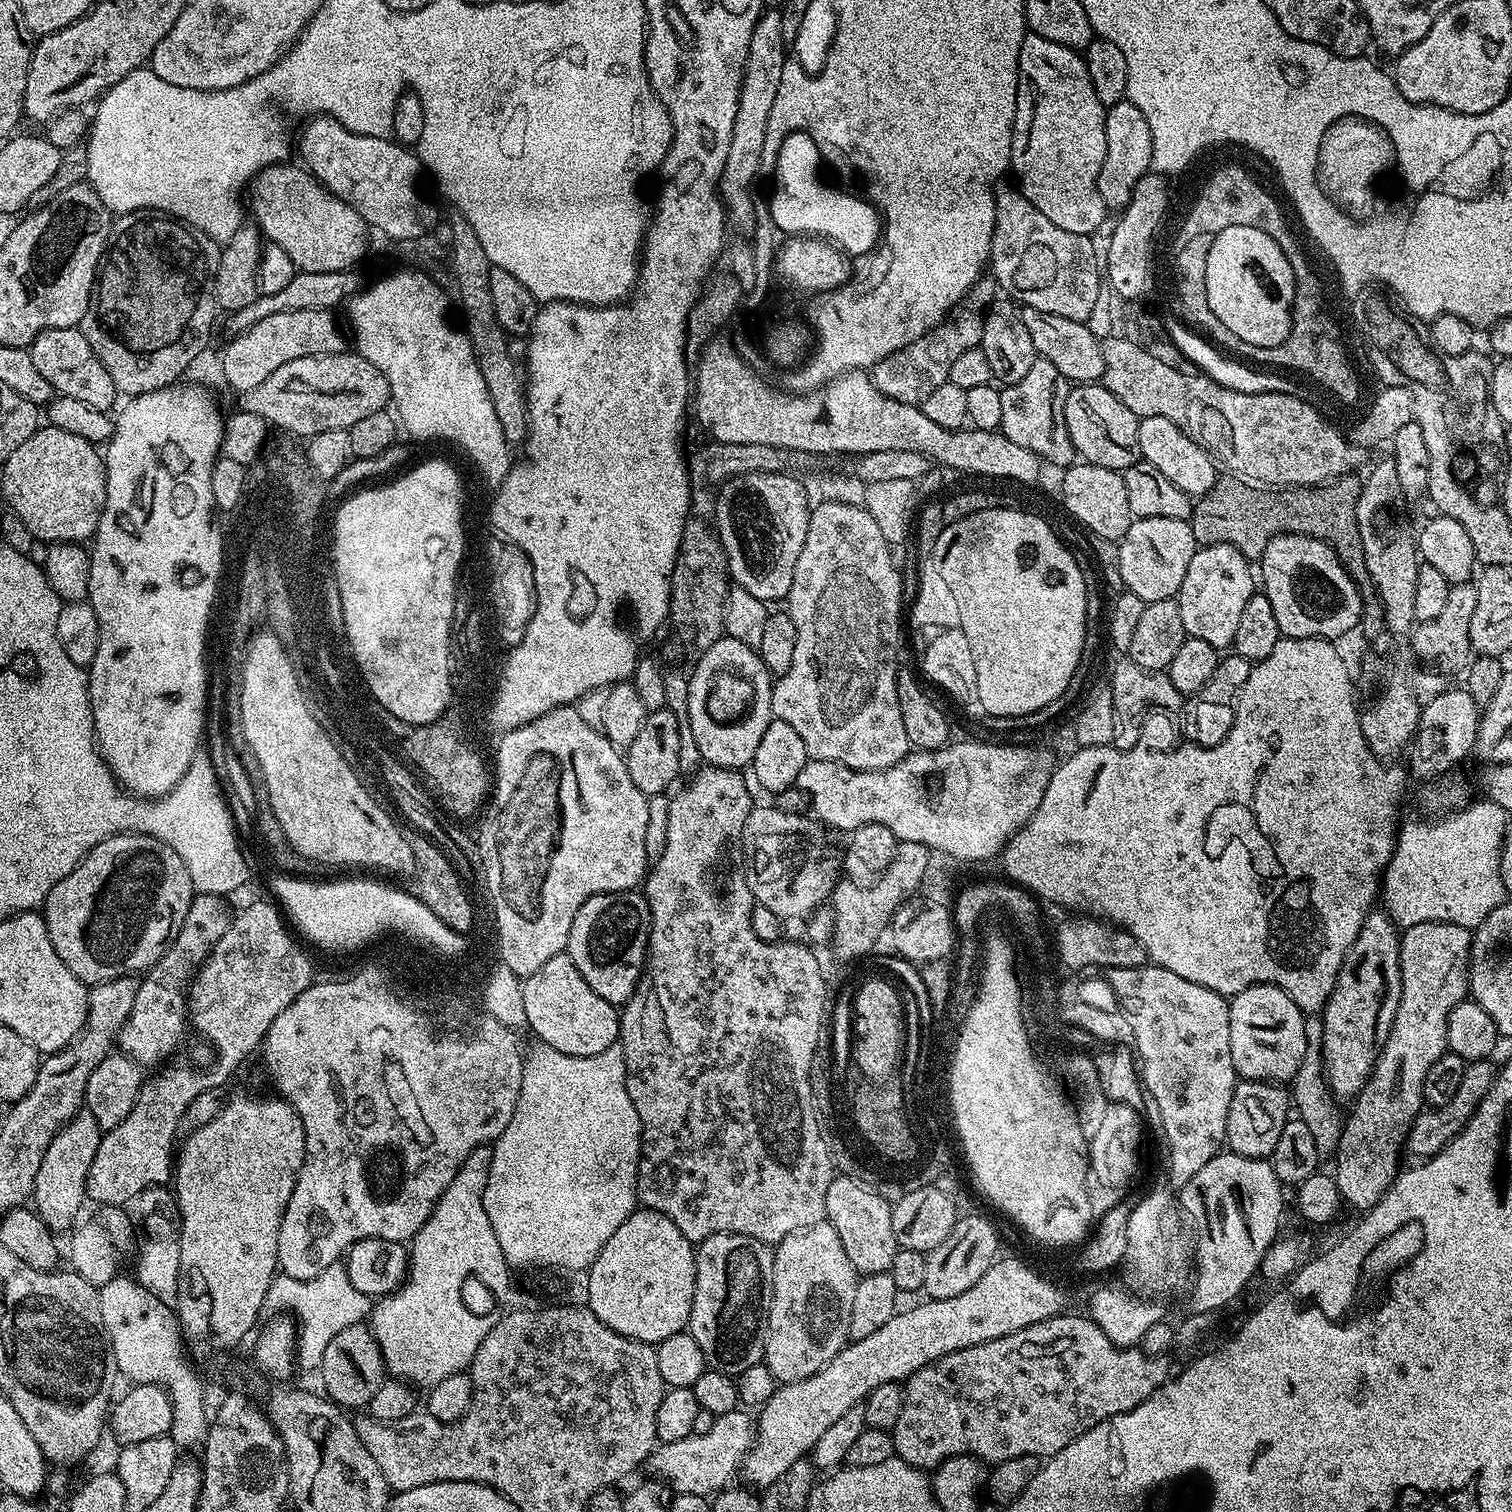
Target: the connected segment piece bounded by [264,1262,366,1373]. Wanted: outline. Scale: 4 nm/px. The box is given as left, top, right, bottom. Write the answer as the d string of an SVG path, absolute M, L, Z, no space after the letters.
M340 1262L331 1264L329 1268L322 1270L322 1274L309 1280L277 1275L264 1299L264 1307L269 1313L294 1314L298 1321L296 1362L301 1369L304 1367L312 1373L319 1369L322 1354L326 1354L326 1345L334 1338L334 1334L342 1334L346 1326L354 1326L365 1319L364 1304L366 1298L358 1290L354 1290L354 1285Z

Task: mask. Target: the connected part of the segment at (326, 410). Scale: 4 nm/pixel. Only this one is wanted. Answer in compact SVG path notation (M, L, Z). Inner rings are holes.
M352 350L337 352L334 355L307 356L306 358L291 359L283 366L278 366L273 374L259 386L243 393L241 409L248 413L258 414L272 418L288 428L294 430L320 430L328 426L332 429L350 429L353 424L367 415L383 411L389 400L391 392L385 376L373 363L366 361L362 356Z

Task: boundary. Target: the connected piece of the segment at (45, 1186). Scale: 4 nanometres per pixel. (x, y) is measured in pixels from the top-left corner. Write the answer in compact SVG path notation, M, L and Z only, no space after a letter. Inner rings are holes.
M81 1110L62 1126L62 1130L58 1130L54 1142L46 1146L46 1158L42 1158L42 1166L38 1166L31 1199L36 1200L34 1211L54 1234L67 1233L77 1223L76 1215L86 1204L86 1178L90 1162L94 1162L94 1154L98 1154L101 1135L102 1129L98 1122L94 1122L94 1114Z

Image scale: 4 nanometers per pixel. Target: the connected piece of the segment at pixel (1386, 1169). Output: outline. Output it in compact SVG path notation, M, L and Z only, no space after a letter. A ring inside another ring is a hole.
M1422 922L1418 926L1403 929L1400 938L1400 1005L1371 1076L1365 1082L1363 1090L1351 1101L1352 1113L1349 1116L1347 1113L1343 1121L1340 1140L1334 1153L1336 1185L1341 1201L1347 1207L1349 1204L1352 1208L1360 1208L1359 1210L1373 1208L1384 1197L1386 1190L1396 1182L1402 1168L1400 1151L1405 1151L1408 1132L1425 1103L1426 1074L1430 1074L1430 1066L1438 1062L1438 1058L1444 1055L1448 1047L1446 1018L1450 1010L1454 1010L1454 1006L1458 1006L1458 1002L1462 1002L1470 992L1468 963L1472 957L1472 934L1473 929L1446 922Z

